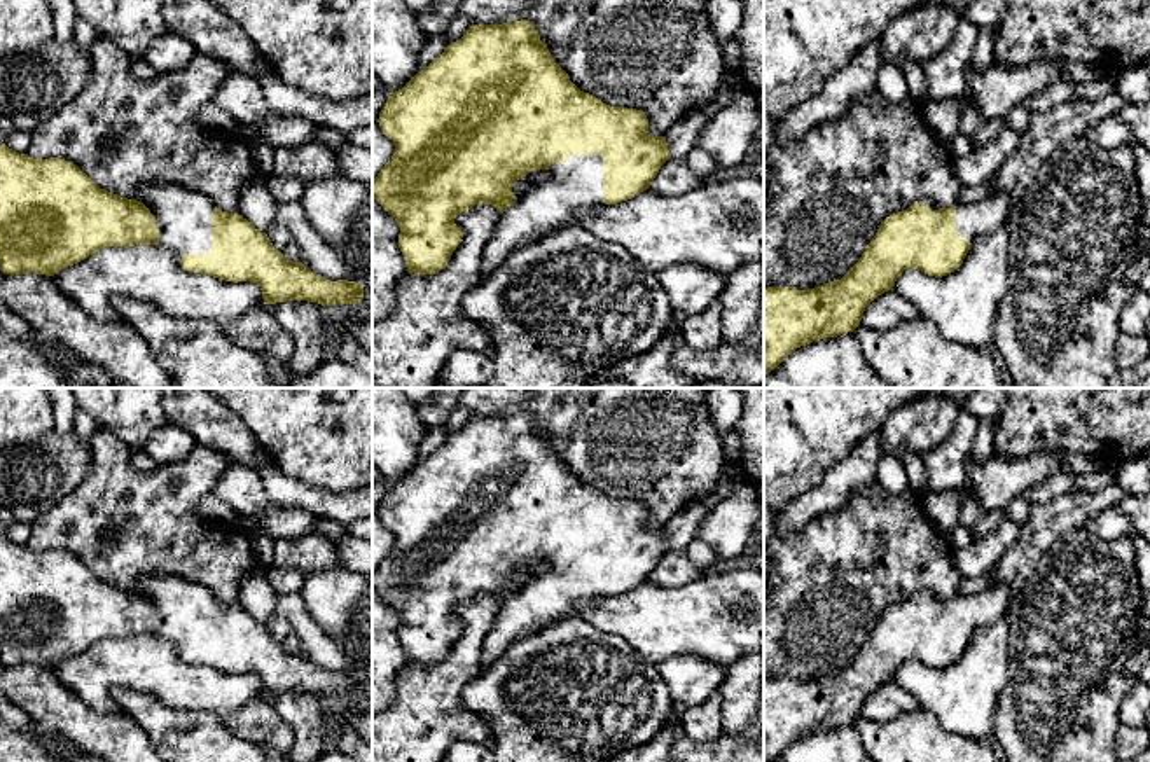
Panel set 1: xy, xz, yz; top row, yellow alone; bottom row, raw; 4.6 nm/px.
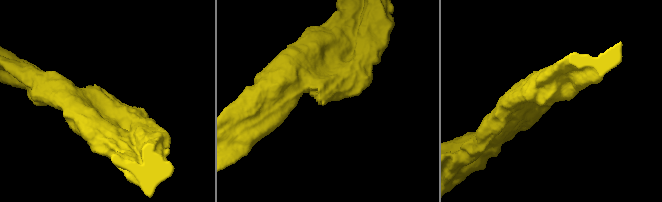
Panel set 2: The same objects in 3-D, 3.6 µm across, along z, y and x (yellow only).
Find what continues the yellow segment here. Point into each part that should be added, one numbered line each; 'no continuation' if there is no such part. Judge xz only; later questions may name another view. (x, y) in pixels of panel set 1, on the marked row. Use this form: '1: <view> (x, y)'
1: xz (568, 189)

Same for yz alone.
1: yz (981, 217)

